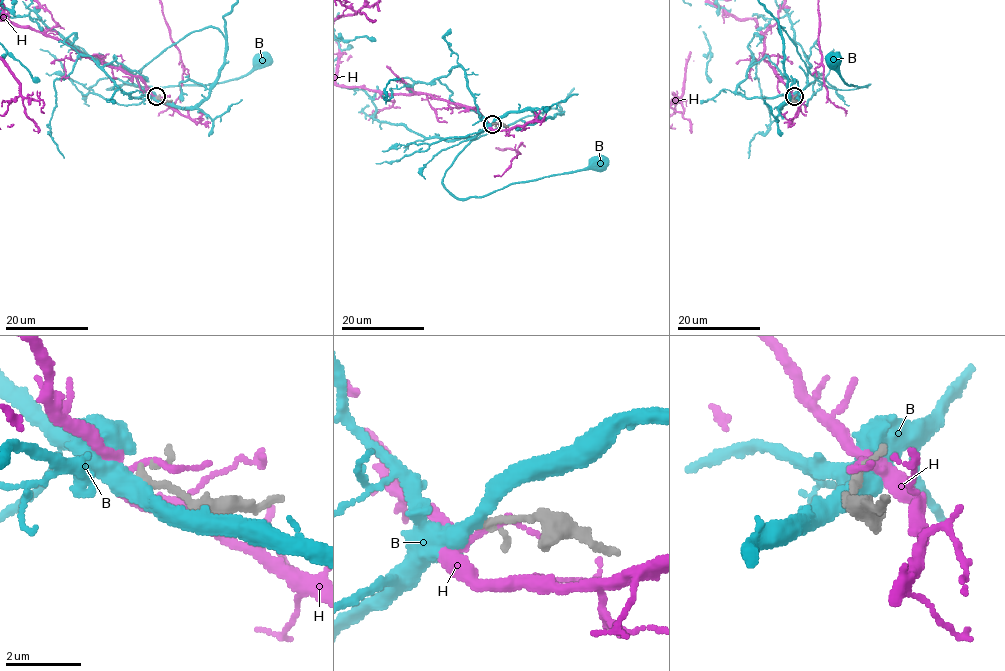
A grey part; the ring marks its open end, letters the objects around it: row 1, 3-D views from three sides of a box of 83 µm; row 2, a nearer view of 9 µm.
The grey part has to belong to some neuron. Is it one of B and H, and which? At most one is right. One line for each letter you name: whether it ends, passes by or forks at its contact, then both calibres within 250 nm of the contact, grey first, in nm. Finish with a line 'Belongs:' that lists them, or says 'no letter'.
Belongs: no letter

